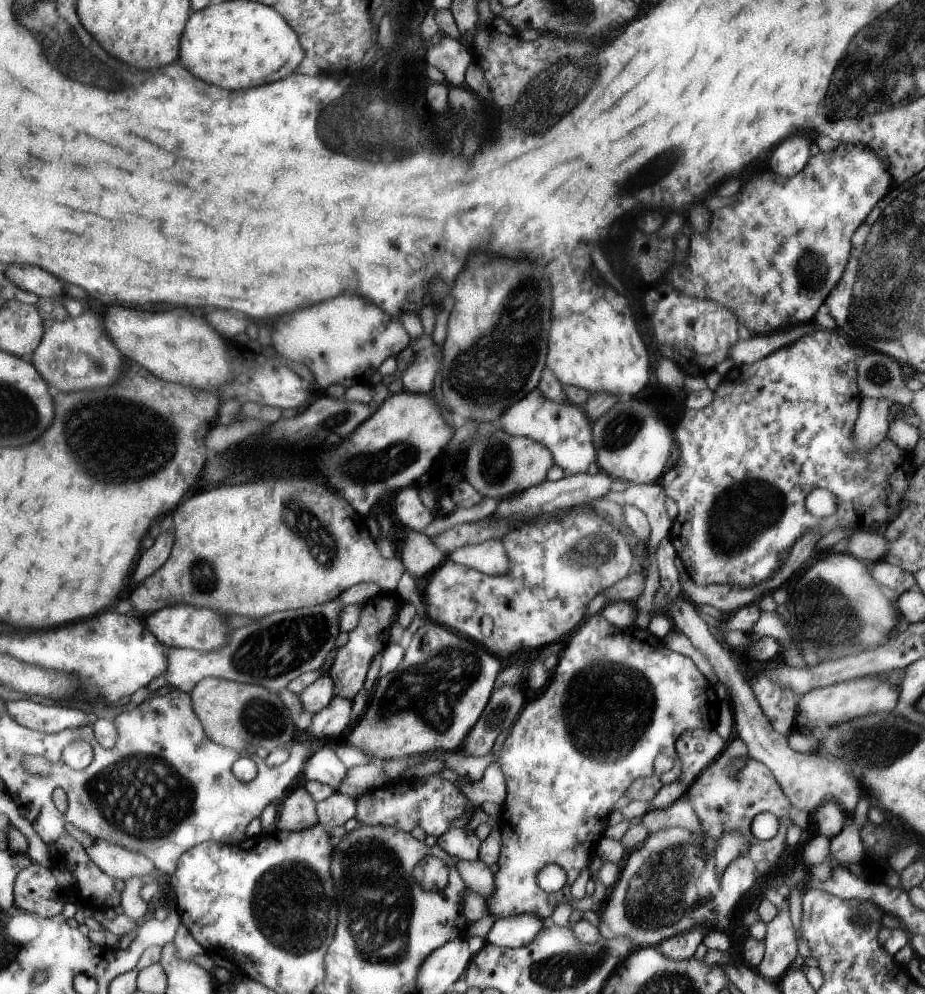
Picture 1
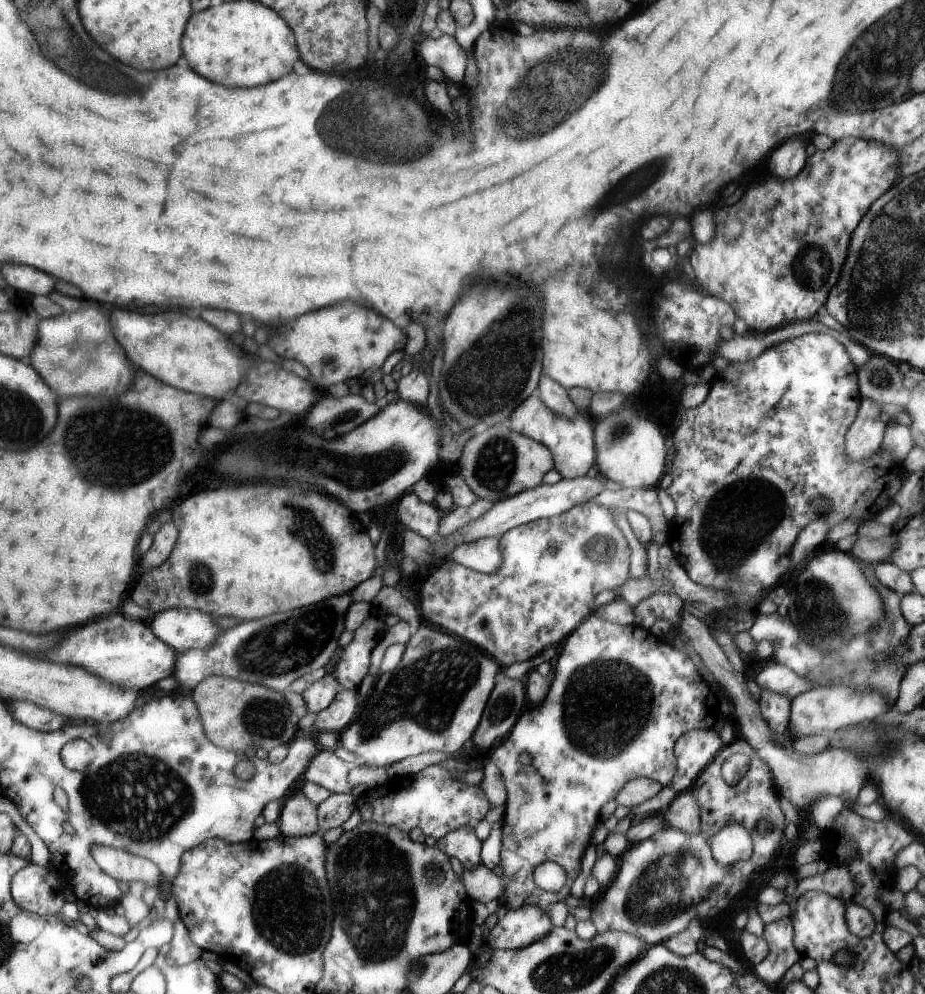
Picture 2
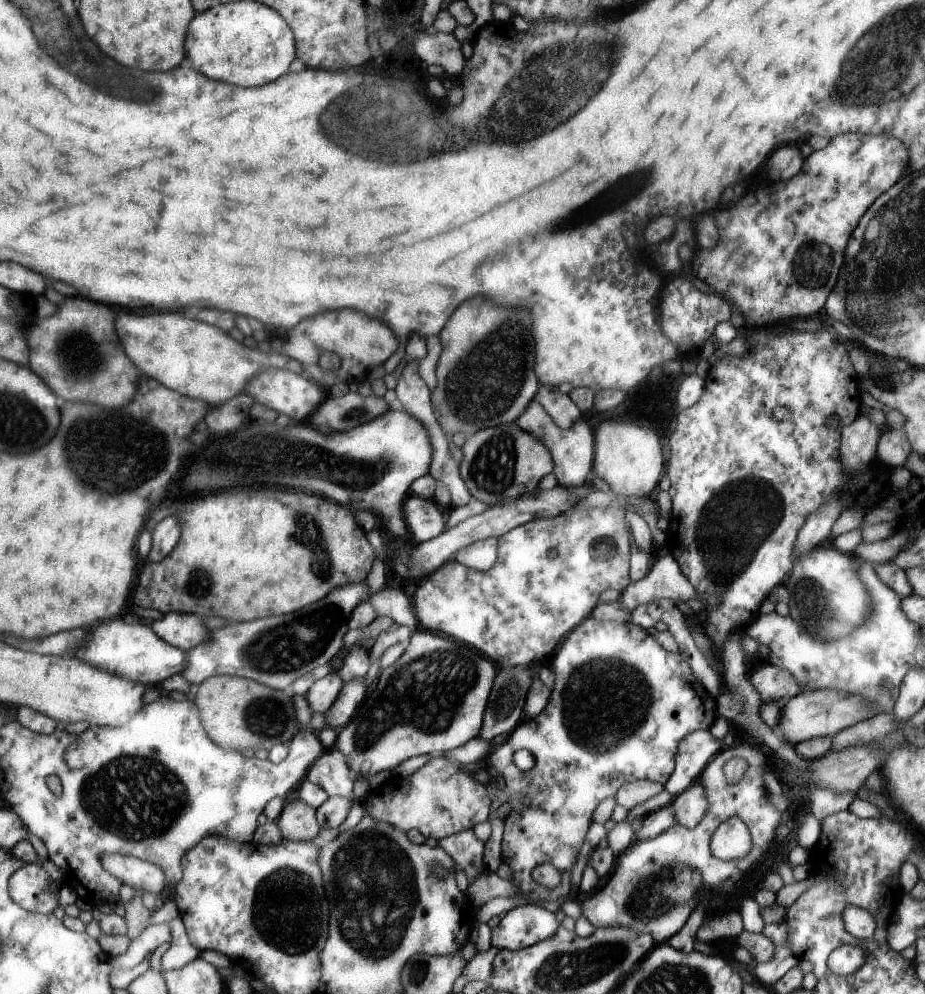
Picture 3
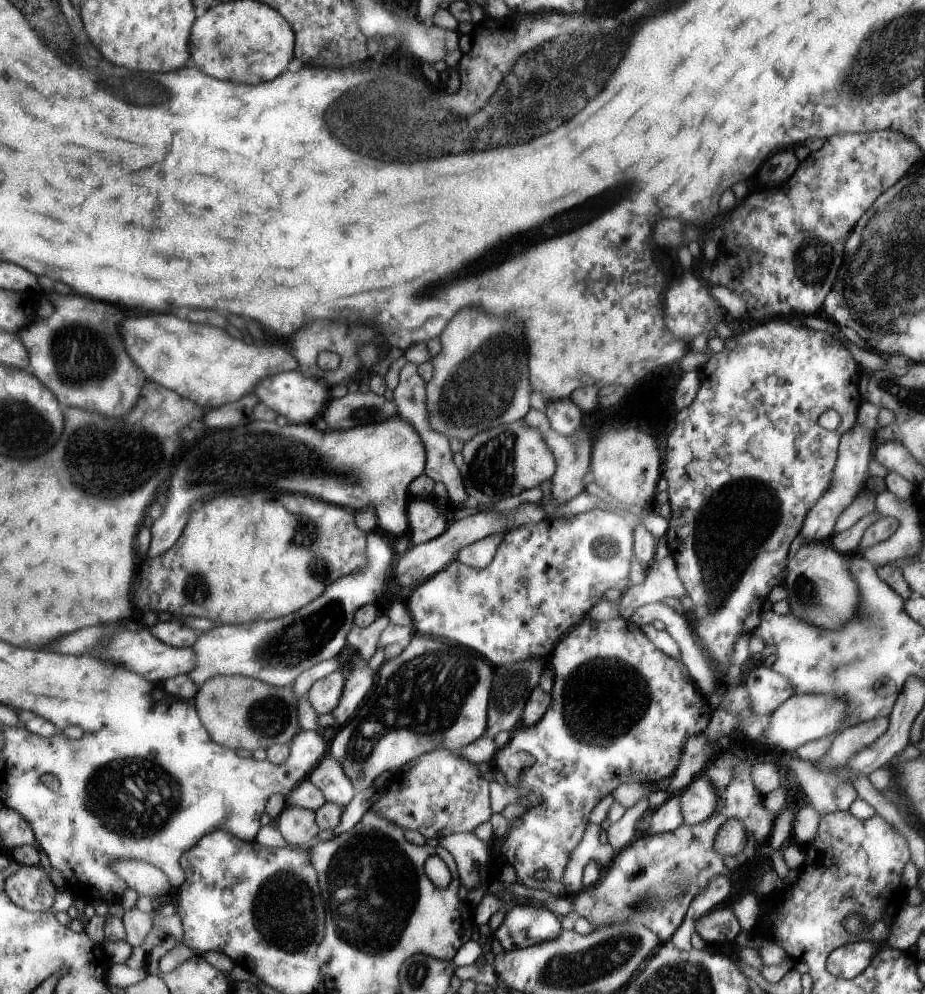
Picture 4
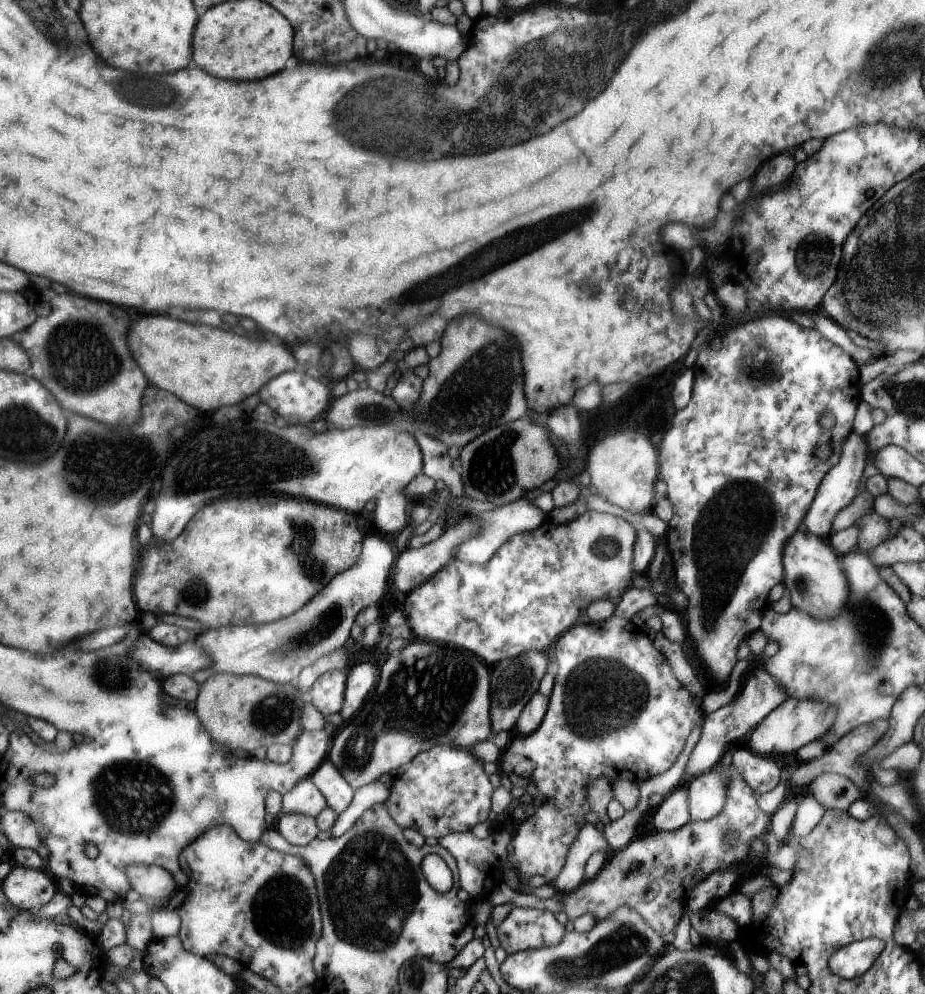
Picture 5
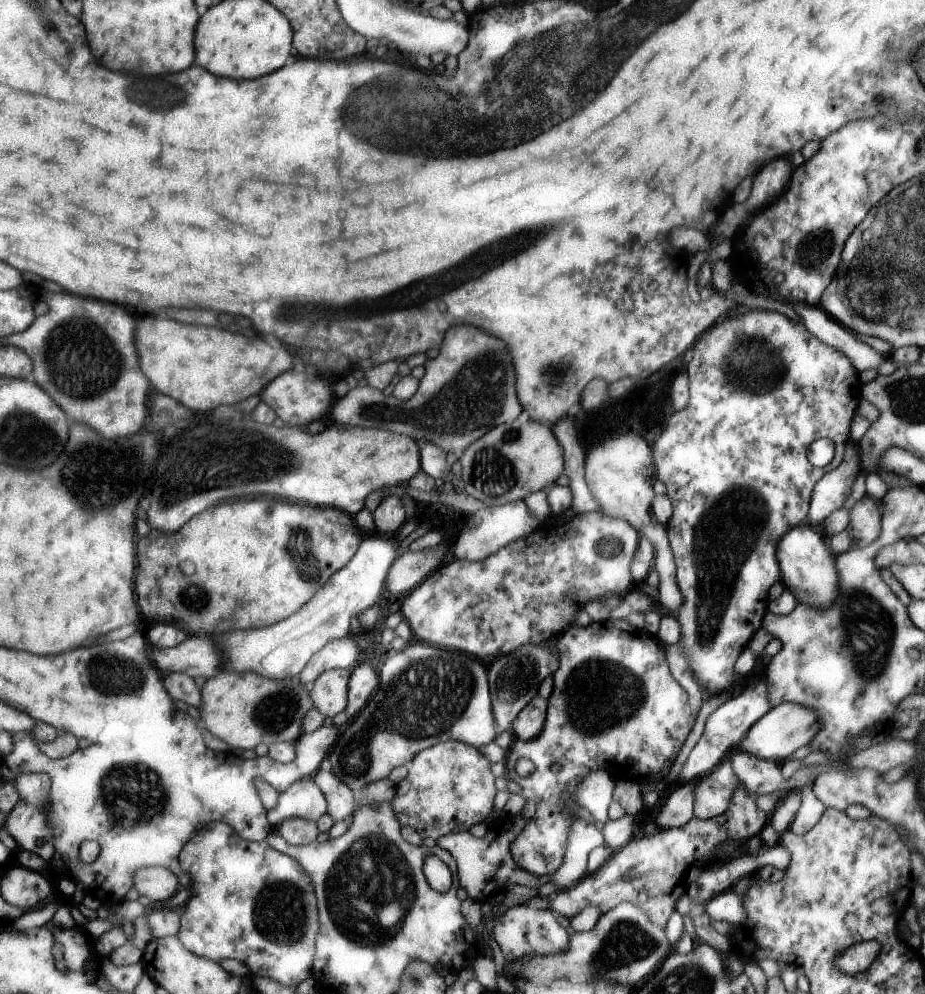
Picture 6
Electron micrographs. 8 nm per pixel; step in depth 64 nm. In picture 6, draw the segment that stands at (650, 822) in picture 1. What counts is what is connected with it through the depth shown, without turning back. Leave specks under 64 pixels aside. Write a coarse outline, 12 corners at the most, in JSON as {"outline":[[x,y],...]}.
{"outline":[[730,752],[699,778],[692,814],[709,819],[727,810],[739,786]]}

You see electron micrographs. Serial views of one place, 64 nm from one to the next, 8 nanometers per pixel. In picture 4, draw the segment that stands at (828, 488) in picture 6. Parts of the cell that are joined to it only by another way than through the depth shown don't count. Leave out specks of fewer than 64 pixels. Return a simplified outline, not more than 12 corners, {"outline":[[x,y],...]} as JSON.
{"outline":[[873,431],[843,432],[826,491],[797,536],[828,542],[838,516],[865,487]]}

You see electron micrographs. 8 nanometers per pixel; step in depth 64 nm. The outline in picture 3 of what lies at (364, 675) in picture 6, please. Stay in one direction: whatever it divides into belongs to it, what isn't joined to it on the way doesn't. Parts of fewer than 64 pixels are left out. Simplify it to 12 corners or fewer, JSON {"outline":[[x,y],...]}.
{"outline":[[363,677],[343,683],[322,712],[323,726],[344,727],[370,688]]}

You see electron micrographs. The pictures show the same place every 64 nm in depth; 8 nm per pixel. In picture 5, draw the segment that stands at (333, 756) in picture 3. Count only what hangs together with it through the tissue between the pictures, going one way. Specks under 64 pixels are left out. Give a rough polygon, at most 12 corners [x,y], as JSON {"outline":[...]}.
{"outline":[[327,759],[308,778],[337,816],[354,791]]}

